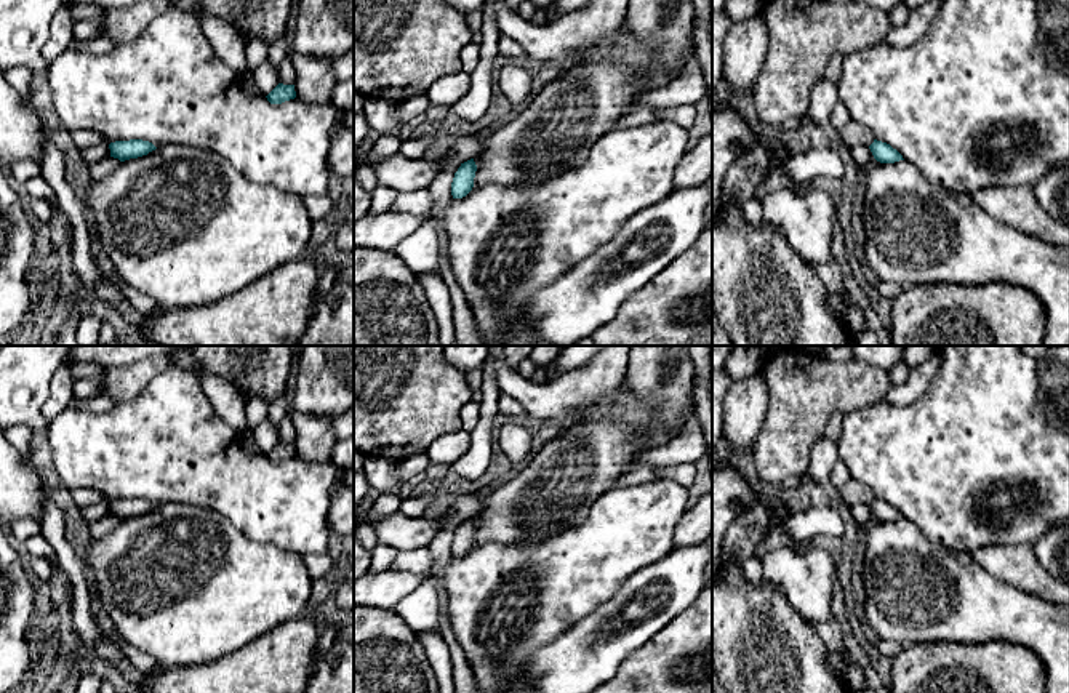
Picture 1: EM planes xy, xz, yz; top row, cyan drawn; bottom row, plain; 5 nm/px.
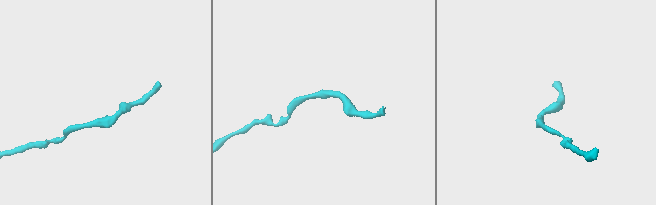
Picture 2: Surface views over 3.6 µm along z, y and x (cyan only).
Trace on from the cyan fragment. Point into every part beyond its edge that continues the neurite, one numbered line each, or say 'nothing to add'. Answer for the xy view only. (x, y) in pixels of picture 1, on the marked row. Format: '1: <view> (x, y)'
1: xy (96, 152)

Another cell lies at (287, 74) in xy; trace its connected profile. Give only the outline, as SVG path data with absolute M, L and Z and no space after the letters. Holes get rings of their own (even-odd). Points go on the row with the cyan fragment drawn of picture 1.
M286 56L277 69L278 69L278 82L280 83L294 85L296 69L294 69L294 66L291 62L291 58Z

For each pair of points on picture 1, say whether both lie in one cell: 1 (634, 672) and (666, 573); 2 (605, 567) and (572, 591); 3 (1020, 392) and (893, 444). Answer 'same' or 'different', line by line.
1: different
2: same
3: same

